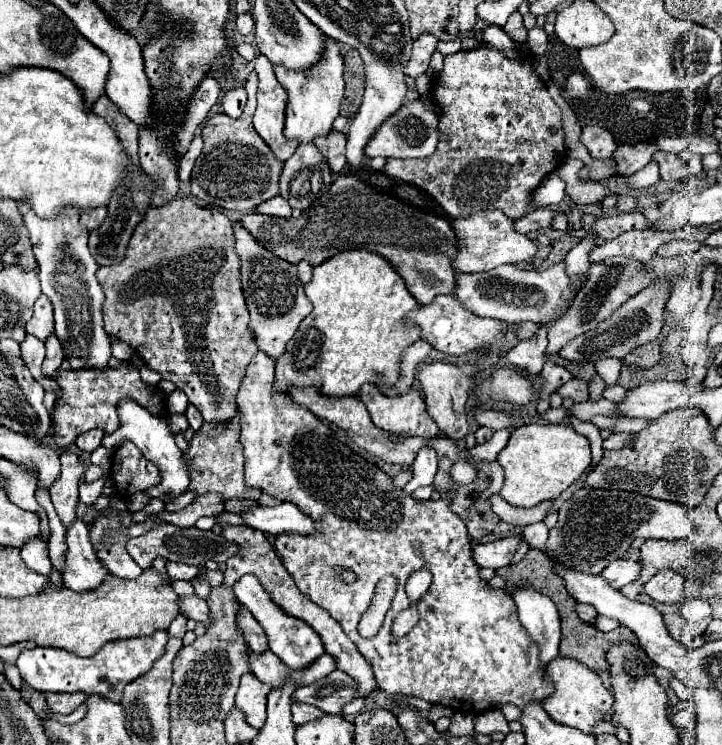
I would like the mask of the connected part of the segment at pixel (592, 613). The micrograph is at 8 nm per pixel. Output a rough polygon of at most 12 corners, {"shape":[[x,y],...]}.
{"shape":[[575,605],[575,611],[583,623],[595,625],[597,611],[591,605]]}

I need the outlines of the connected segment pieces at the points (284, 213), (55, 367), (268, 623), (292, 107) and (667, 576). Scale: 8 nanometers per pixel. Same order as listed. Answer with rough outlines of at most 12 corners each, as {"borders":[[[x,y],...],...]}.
{"borders":[[[281,195],[267,199],[255,211],[289,217],[291,207]],[[55,335],[45,341],[43,373],[53,377],[65,359],[63,347]],[[255,575],[233,583],[269,649],[303,671],[325,649],[301,619],[281,611]],[[323,41],[309,67],[275,65],[285,133],[327,135],[343,101],[343,55]],[[661,571],[645,585],[653,601],[681,603],[685,579]]]}

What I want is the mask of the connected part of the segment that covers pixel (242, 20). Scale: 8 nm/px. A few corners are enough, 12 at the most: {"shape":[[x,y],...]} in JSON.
{"shape":[[251,13],[239,15],[235,25],[241,35],[255,29]]}

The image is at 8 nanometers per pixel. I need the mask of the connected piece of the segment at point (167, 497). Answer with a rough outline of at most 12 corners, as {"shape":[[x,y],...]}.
{"shape":[[135,401],[119,403],[121,427],[103,439],[113,451],[131,439],[159,467],[147,493],[163,503],[189,487],[183,453],[167,419]]}

